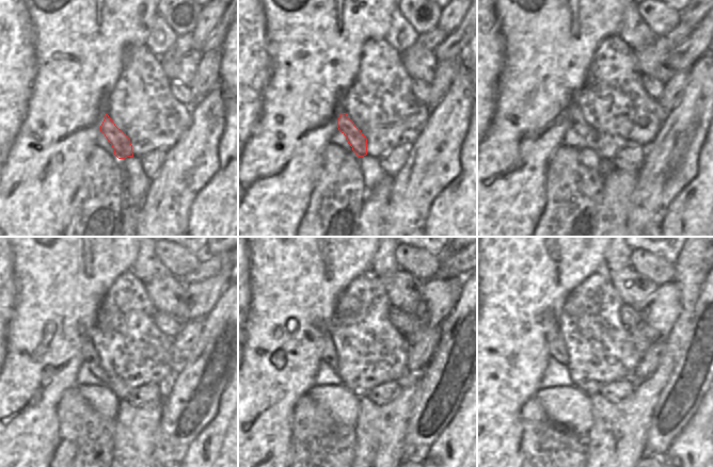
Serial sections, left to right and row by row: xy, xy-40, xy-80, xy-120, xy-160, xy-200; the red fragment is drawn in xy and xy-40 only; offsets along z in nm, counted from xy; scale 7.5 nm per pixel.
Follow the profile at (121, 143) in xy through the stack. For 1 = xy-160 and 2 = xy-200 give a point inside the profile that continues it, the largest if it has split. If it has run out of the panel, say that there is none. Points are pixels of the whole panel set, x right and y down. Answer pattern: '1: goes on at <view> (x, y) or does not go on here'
1: goes on at xy-160 (329, 356)
2: goes on at xy-200 (555, 342)

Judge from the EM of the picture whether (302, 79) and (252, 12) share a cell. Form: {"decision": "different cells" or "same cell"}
{"decision": "same cell"}

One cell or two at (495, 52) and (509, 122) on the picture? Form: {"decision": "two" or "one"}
{"decision": "one"}

